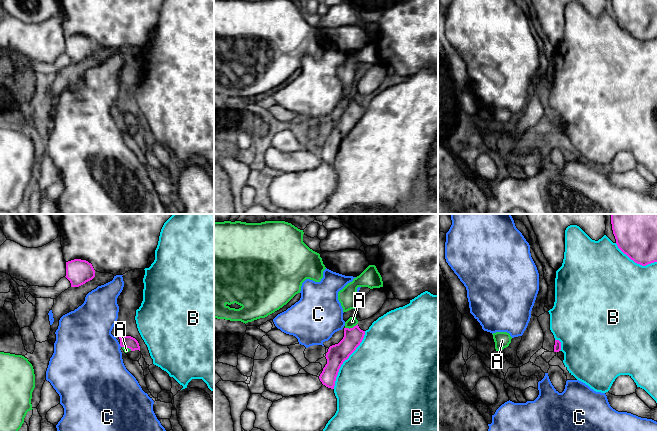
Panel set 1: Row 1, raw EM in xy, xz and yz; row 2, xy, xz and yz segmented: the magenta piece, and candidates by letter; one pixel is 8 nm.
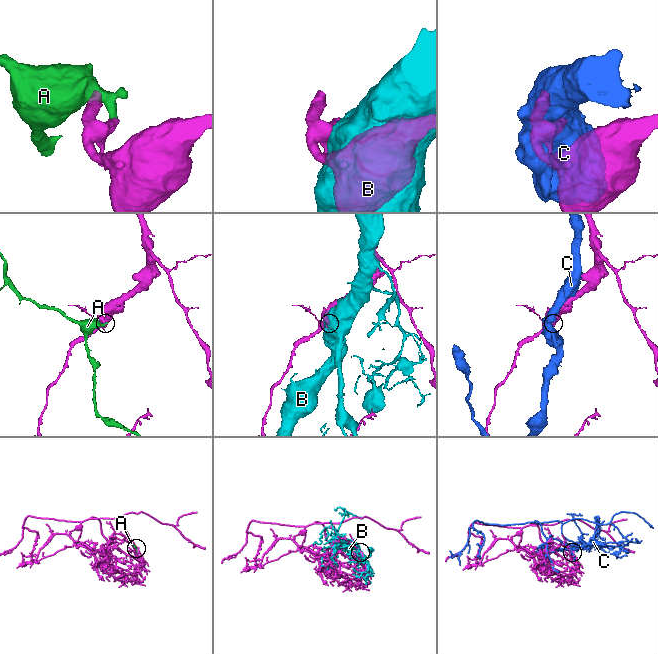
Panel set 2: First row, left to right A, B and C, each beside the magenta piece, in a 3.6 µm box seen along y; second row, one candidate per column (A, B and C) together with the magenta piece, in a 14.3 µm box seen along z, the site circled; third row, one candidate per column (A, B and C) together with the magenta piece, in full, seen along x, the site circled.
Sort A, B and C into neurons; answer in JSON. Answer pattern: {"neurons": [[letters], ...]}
{"neurons": [["A"], ["B"], ["C"]]}

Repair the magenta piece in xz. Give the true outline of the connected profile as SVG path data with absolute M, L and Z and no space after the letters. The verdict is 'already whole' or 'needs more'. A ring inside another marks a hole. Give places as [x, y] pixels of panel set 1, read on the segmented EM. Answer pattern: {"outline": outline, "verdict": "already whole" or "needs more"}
{"outline": "M355 316L350 317L345 322L343 339L338 344L330 346L326 353L327 364L319 376L323 385L334 389L341 365L360 345L364 335L365 331L359 328L358 320Z", "verdict": "needs more"}

